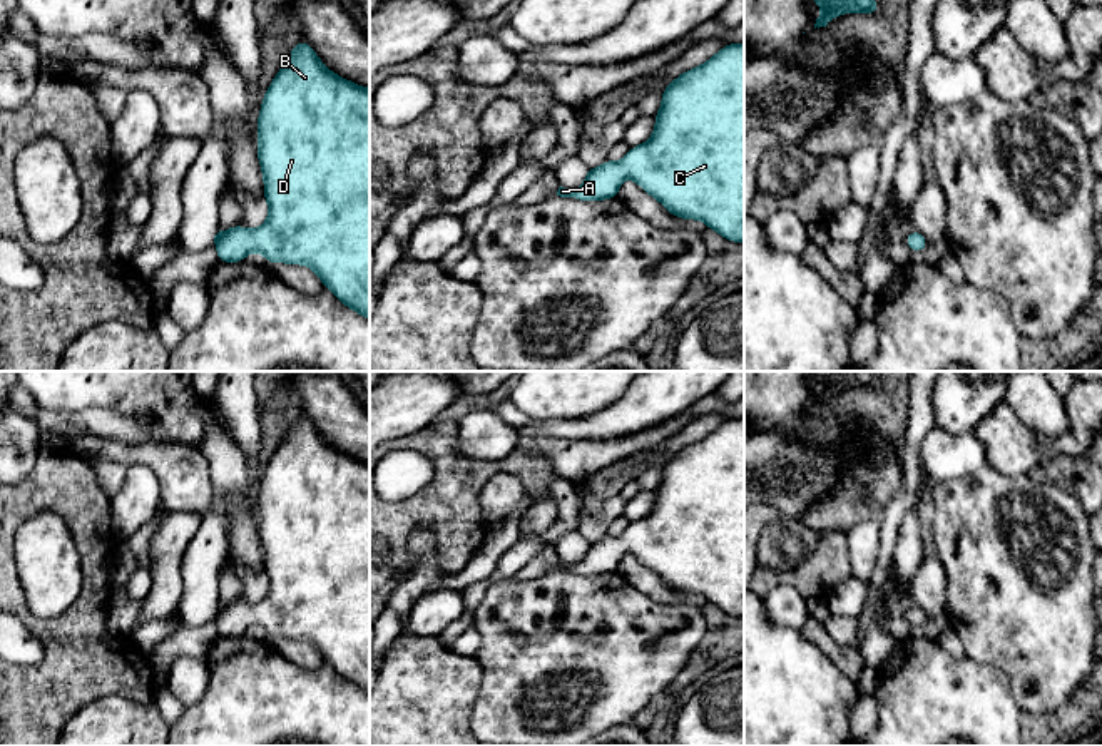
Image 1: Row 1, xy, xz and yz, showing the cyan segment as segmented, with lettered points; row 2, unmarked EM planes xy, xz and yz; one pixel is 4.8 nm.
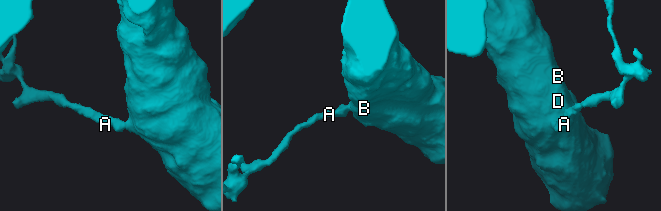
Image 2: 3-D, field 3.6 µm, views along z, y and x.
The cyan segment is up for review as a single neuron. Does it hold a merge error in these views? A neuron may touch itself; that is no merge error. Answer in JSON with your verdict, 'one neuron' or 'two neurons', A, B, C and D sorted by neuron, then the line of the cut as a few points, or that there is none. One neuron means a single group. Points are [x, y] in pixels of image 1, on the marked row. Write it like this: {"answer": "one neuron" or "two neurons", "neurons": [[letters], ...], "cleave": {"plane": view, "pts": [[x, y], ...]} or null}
{"answer": "one neuron", "neurons": [["A", "B", "C", "D"]], "cleave": null}

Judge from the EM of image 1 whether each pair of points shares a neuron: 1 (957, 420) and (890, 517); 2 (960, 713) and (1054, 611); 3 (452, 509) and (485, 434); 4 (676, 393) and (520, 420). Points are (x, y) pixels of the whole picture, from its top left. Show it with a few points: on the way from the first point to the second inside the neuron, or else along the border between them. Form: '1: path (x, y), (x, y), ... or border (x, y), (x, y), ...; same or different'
1: border (932, 388), (935, 425); different
2: border (967, 654), (989, 661), (1019, 705); different
3: border (457, 424), (455, 445), (469, 457), (512, 452); different
4: border (537, 420), (519, 430); different

